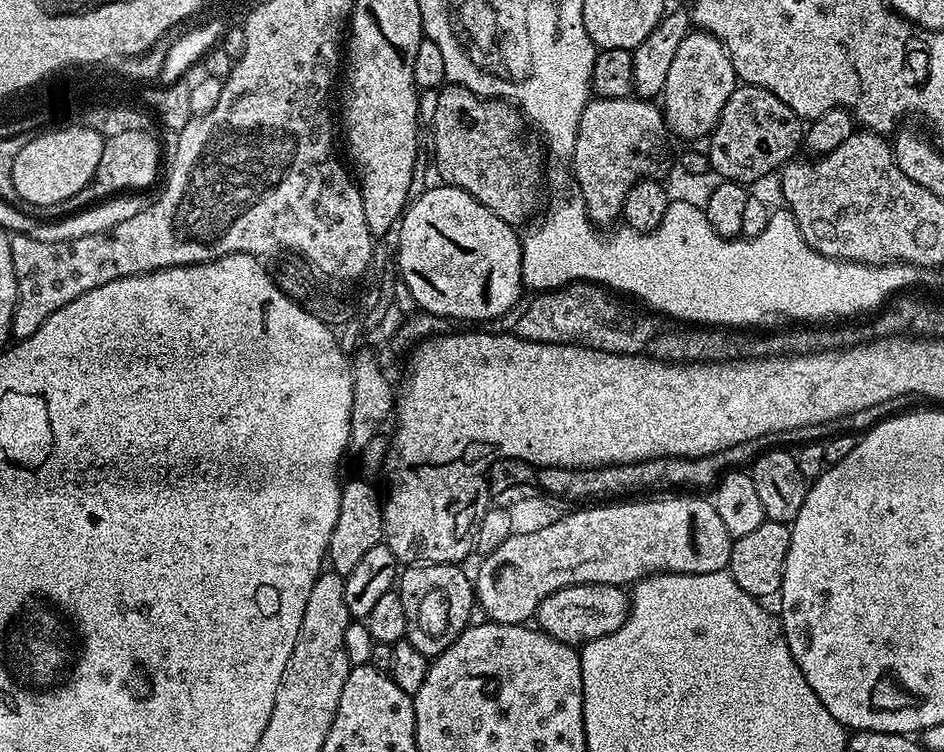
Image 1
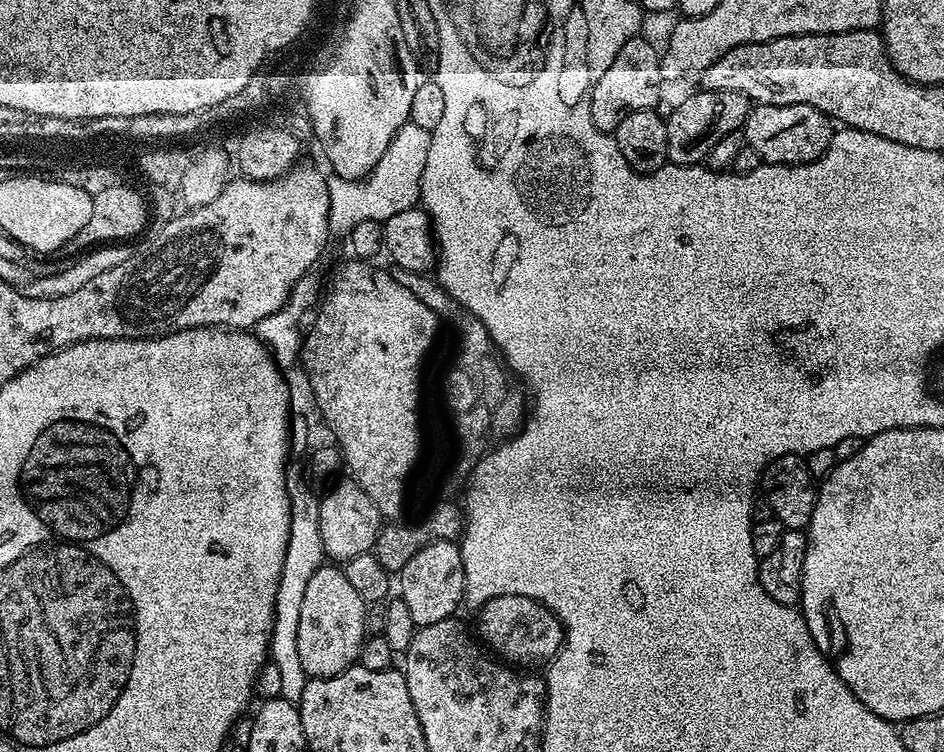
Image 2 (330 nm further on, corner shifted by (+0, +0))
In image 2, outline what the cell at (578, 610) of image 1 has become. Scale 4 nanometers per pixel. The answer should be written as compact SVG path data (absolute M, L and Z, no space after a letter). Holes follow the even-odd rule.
M506 594L498 598L490 598L490 602L479 605L478 612L480 612L481 636L479 639L497 657L507 658L509 661L521 660L524 664L542 663L543 665L551 661L552 657L564 647L564 628L560 620L549 608L542 606L534 598Z

